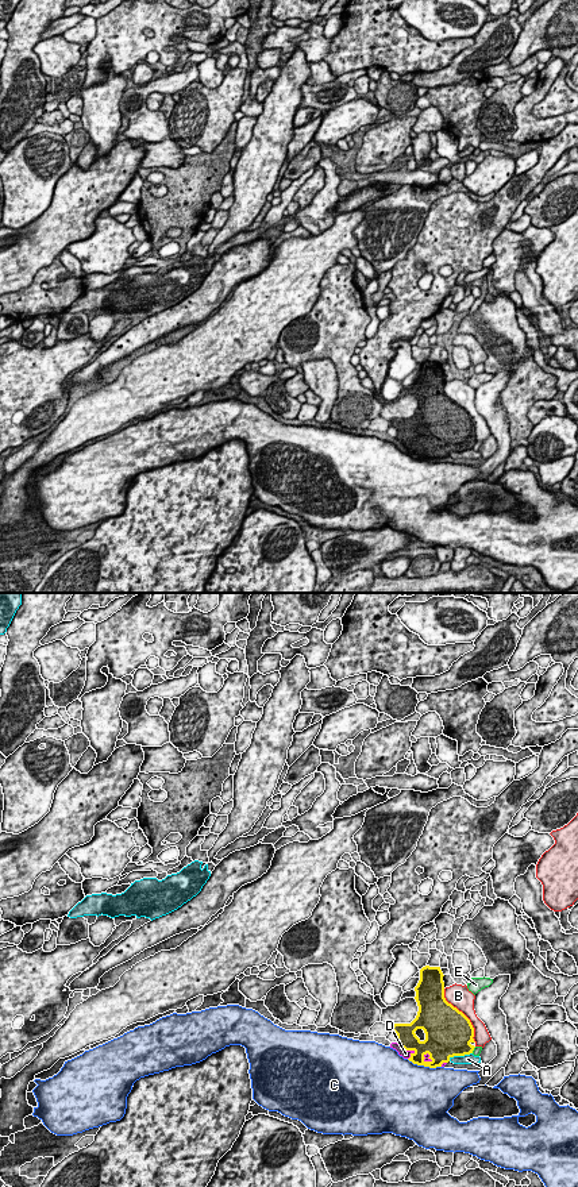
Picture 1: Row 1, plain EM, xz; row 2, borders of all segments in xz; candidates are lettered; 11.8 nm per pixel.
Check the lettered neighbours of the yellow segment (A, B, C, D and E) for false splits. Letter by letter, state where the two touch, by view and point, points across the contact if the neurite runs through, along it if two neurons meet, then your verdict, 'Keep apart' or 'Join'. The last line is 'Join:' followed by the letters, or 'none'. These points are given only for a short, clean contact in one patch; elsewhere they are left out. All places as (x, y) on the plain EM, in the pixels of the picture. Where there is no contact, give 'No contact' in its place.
A: Touches yellow at xz (459, 450). Keep apart
B: Touches yellow at xz (463, 409). Keep apart
C: Touches yellow at xz (424, 461). Keep apart
D: Touches yellow at xz (405, 444). Join
E: Touches yellow at xz (473, 444). Keep apart
Join: D

